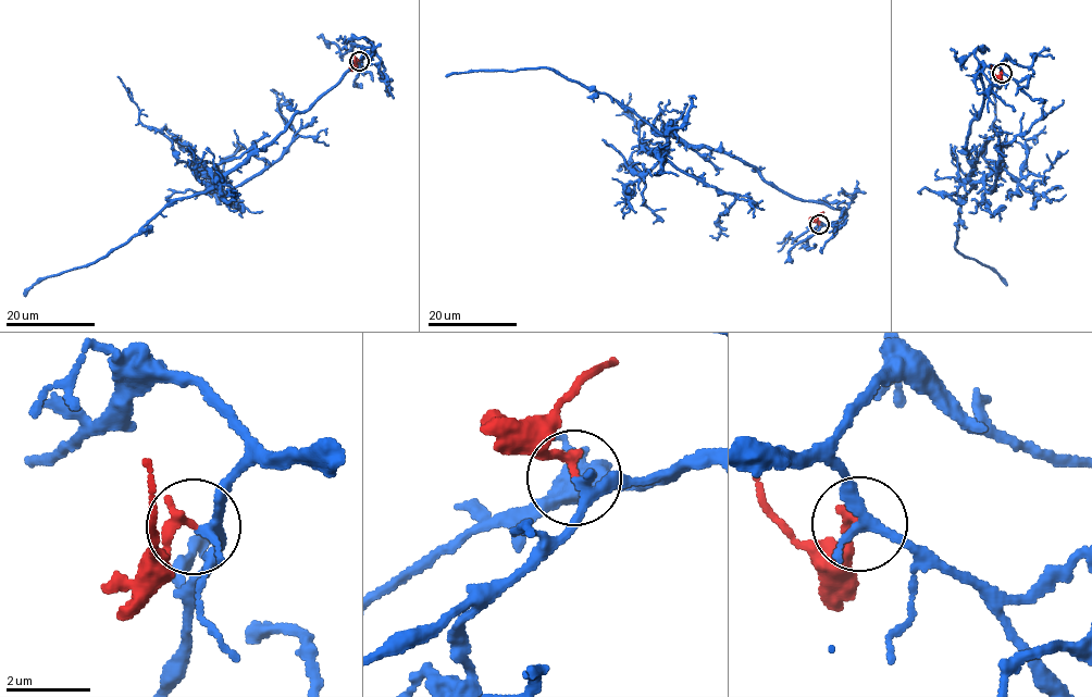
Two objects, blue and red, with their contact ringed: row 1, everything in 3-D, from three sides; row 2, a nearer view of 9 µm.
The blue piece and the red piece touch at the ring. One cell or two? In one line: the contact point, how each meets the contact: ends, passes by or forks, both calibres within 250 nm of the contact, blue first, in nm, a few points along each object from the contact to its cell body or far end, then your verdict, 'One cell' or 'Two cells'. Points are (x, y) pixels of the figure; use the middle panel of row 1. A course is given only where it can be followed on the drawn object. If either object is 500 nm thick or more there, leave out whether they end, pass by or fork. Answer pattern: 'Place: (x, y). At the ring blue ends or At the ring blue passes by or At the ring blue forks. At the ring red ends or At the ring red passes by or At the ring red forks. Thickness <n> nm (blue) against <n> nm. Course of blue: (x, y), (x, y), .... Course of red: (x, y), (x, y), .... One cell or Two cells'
Place: (819, 224). At the ring blue passes by. At the ring red ends. Thickness 220 nm (blue) against 240 nm. Course of blue: (818, 224), (836, 223), (843, 213), (793, 198), (726, 152), (665, 136), (606, 94), (550, 69), (446, 77). Course of red: (818, 224), (817, 218), (823, 211). One cell

